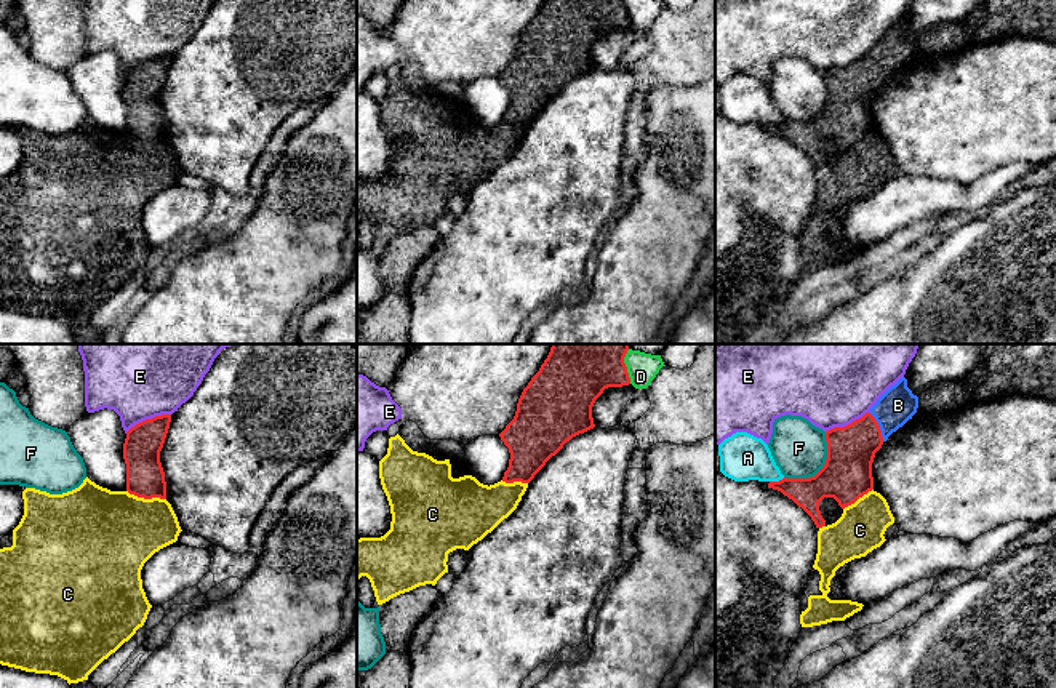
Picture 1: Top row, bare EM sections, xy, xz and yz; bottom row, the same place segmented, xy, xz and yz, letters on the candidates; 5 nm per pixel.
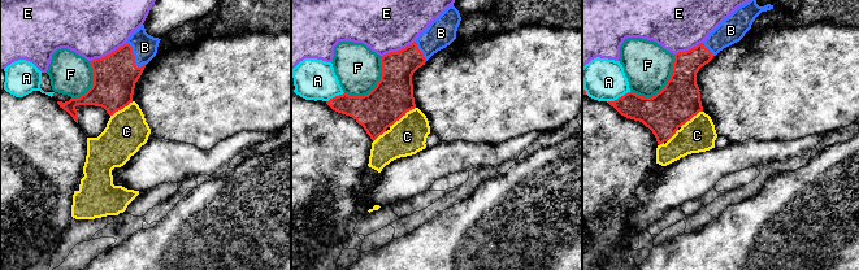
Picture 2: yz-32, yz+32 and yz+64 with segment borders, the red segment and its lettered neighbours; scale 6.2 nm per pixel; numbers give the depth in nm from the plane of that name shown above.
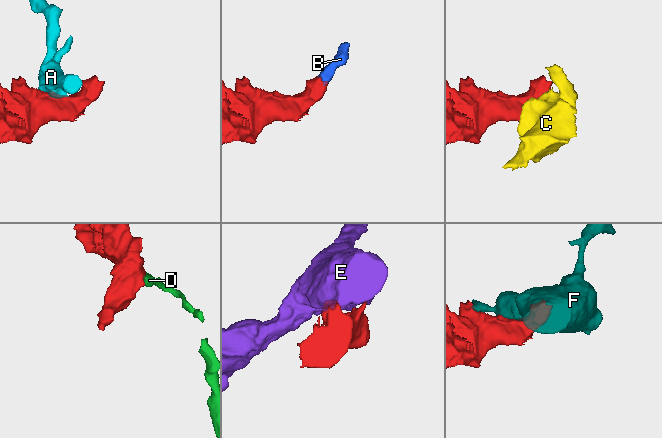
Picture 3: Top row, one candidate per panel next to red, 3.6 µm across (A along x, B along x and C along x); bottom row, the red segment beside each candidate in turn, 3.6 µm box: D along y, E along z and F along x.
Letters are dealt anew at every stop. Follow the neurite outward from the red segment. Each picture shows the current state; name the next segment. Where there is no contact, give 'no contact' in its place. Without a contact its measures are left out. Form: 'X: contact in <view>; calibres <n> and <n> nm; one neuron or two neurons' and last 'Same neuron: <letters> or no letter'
A: contact in yz; calibres 160 and 240 nm; two neurons
B: contact in yz; calibres 240 and 180 nm; one neuron
C: contact in xy; calibres 190 and 440 nm; one neuron
D: contact in xz; calibres 380 and 150 nm; two neurons
E: contact in xy; calibres 190 and 480 nm; two neurons
F: contact in yz; calibres 260 and 280 nm; two neurons
Same neuron: B, C

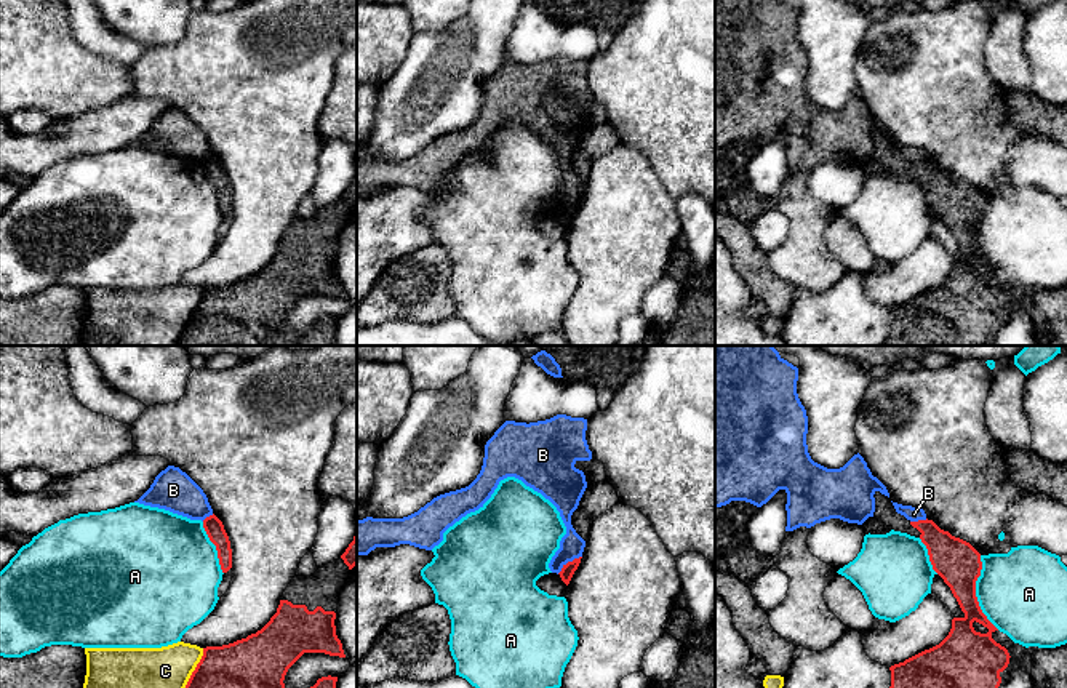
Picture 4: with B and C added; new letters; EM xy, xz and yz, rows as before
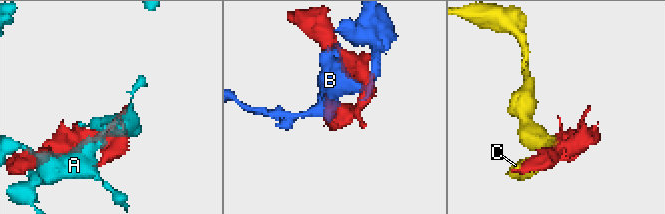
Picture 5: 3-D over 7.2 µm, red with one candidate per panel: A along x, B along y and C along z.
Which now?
A: contact in yz; calibres 220 and 440 nm; two neurons
B: contact in xz; calibres 70 and 130 nm; two neurons
C: contact in xy; calibres 240 and 220 nm; two neurons
Same neuron: no letter

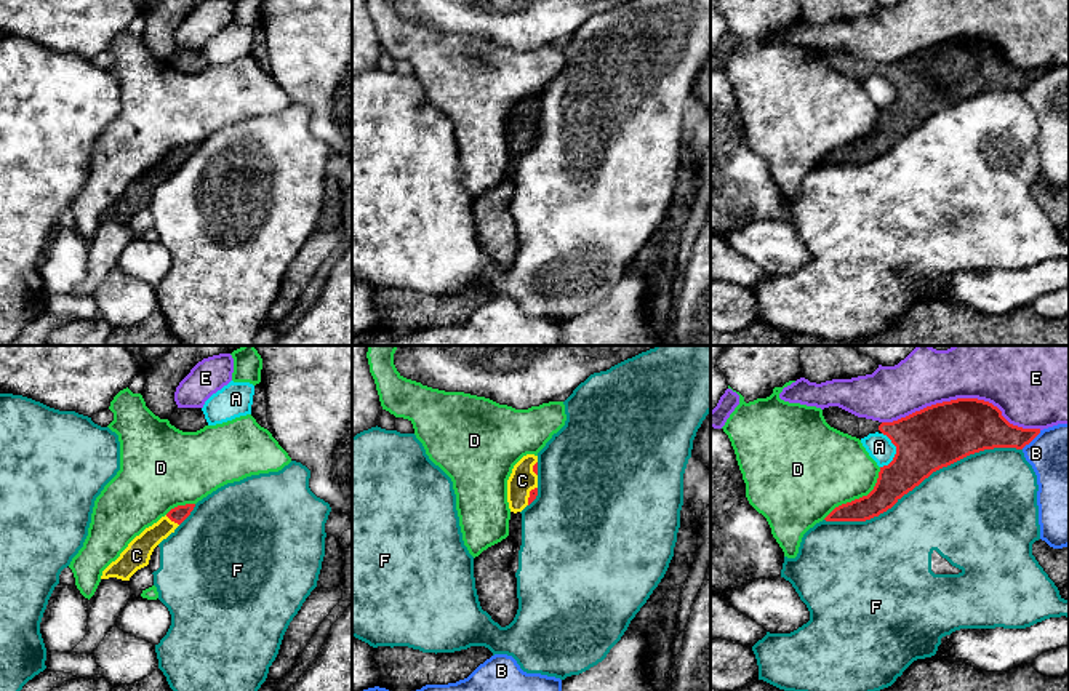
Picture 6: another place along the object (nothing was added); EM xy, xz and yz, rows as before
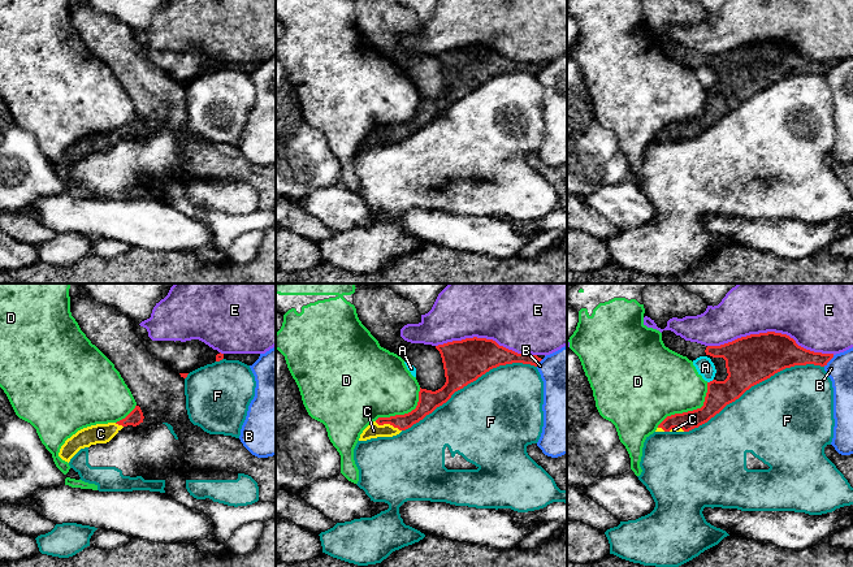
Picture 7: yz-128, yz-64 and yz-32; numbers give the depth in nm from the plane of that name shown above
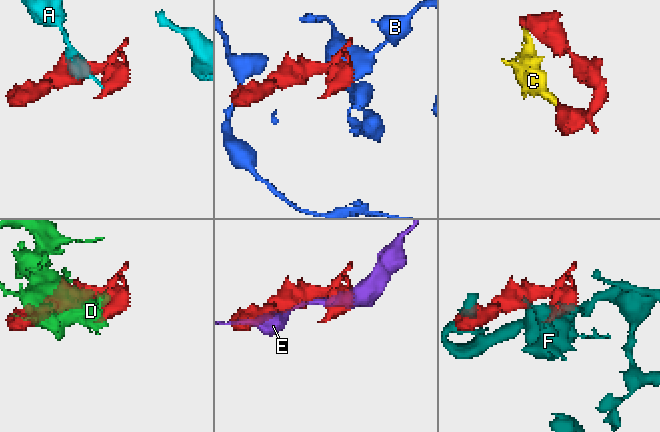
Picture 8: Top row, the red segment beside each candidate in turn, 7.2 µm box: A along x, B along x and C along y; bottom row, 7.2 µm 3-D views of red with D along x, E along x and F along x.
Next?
A: contact in yz; calibres 320 and 130 nm; two neurons
B: contact in yz; calibres 220 and 360 nm; two neurons
C: contact in xy; calibres 80 and 140 nm; one neuron
D: contact in yz; calibres 180 and 420 nm; two neurons
E: contact in yz; calibres 320 and 420 nm; two neurons
F: contact in yz; calibres 320 and 480 nm; two neurons
Same neuron: C

